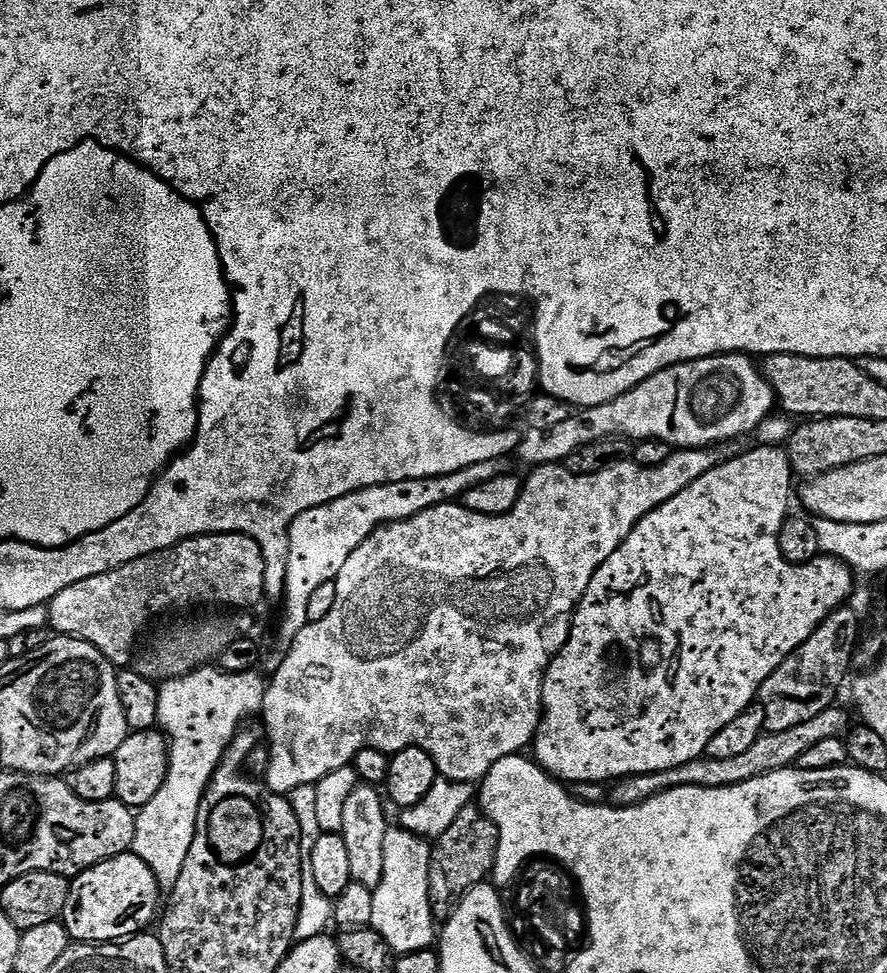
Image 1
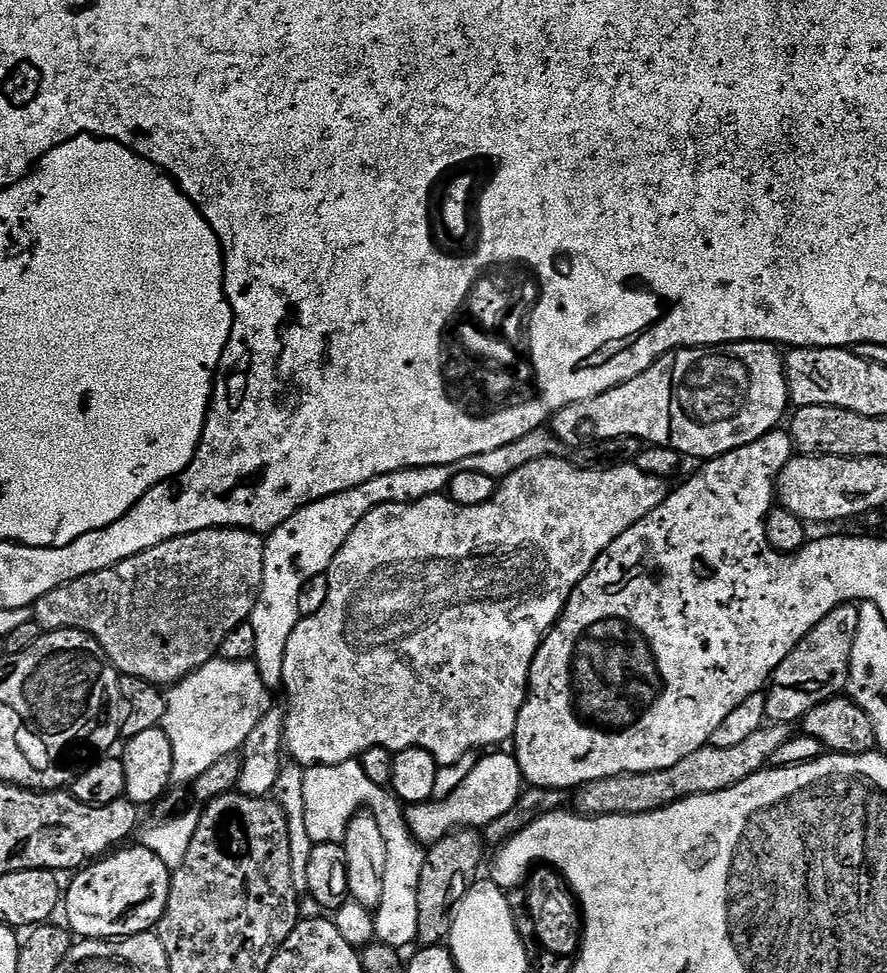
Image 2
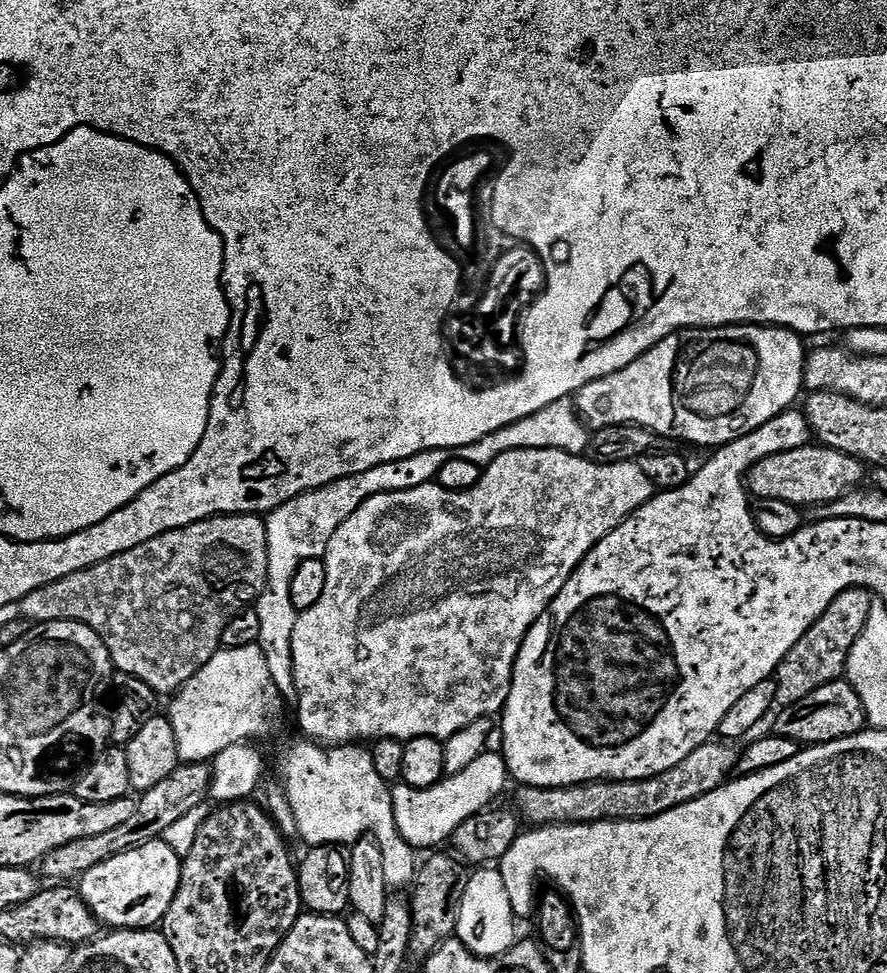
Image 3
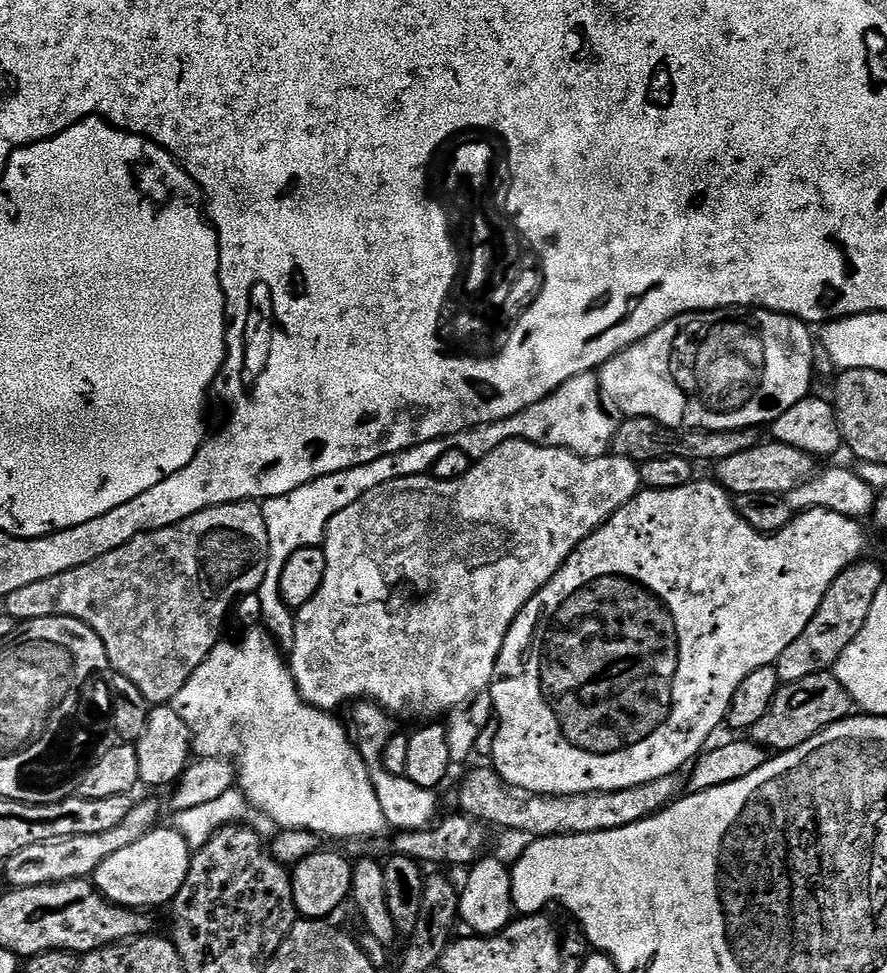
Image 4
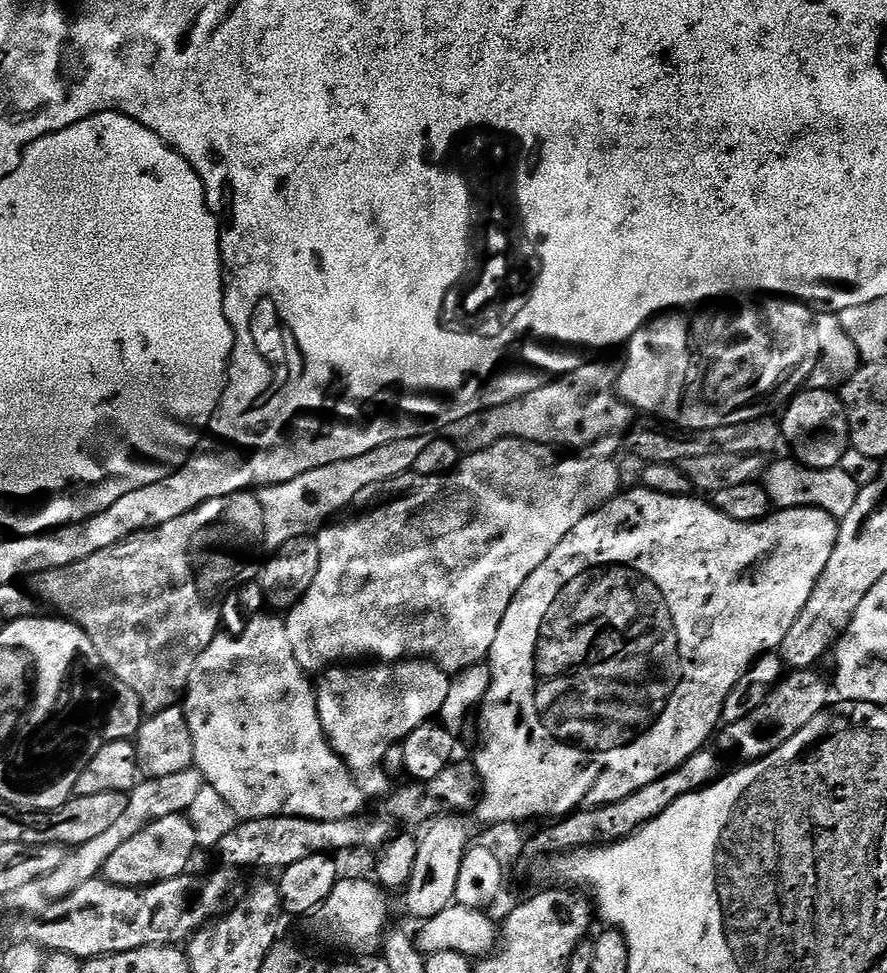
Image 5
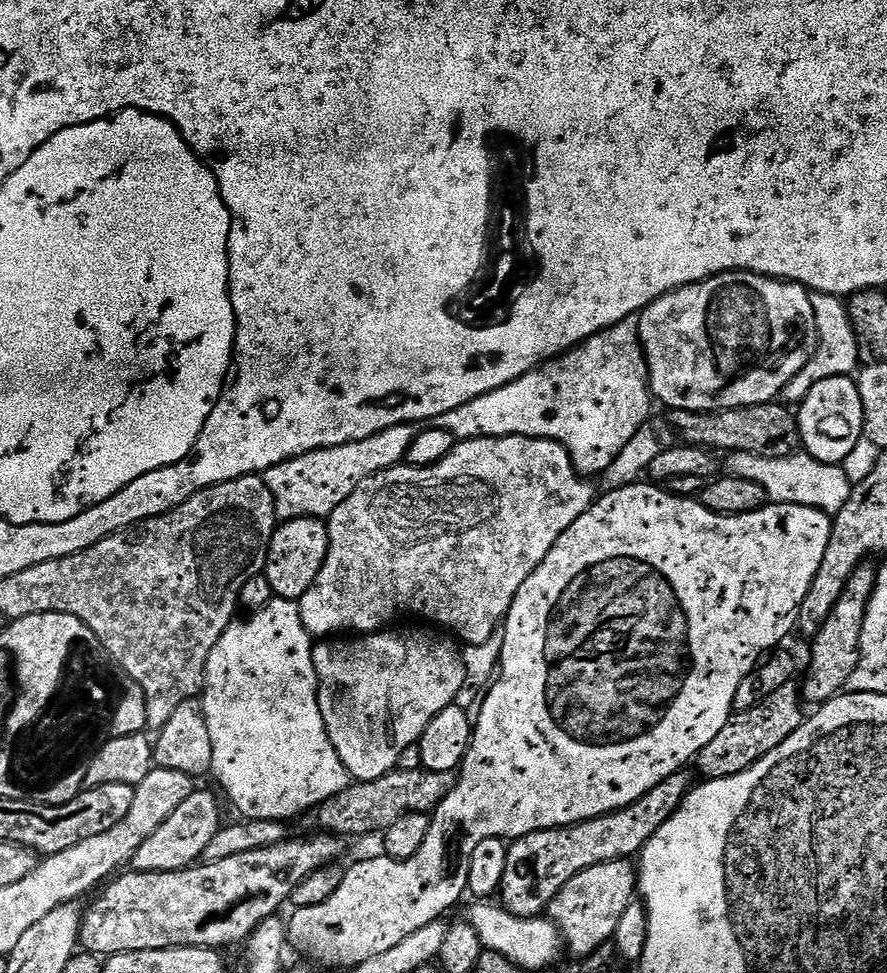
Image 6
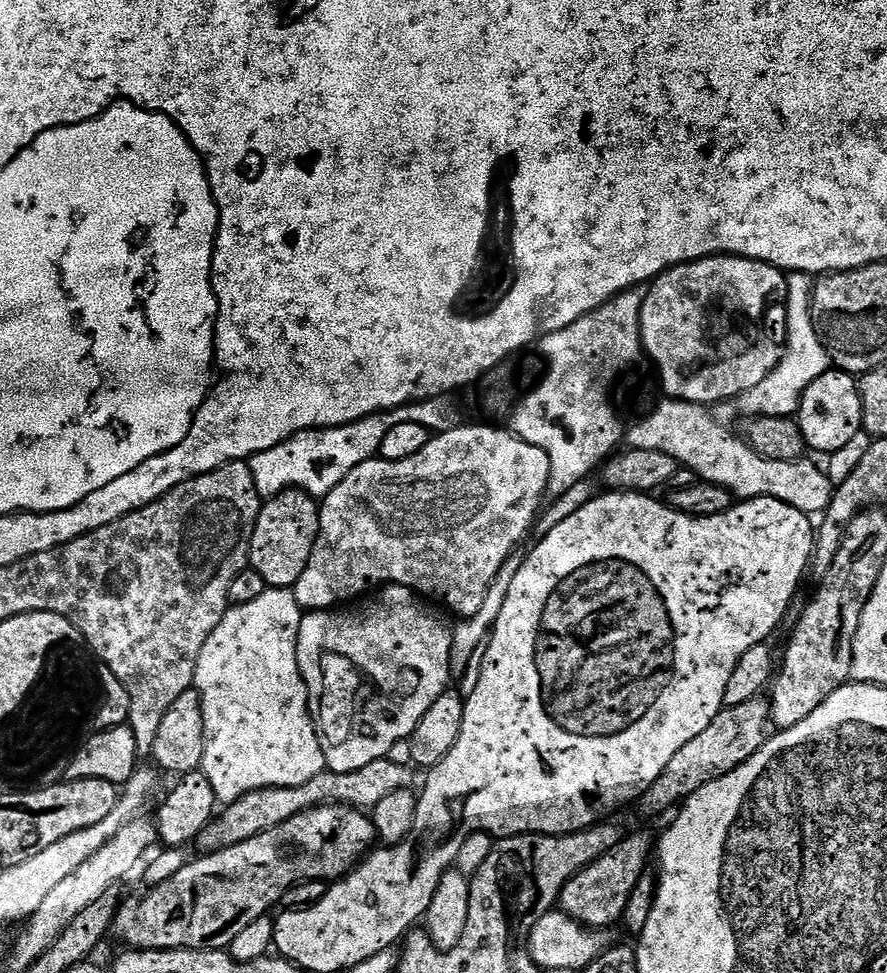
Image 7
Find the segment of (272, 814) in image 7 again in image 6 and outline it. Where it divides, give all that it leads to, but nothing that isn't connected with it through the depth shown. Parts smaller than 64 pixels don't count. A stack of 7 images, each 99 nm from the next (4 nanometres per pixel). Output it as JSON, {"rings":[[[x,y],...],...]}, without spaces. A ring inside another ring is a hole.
{"rings":[[[389,770],[377,780],[353,783],[351,785],[353,788],[348,788],[345,792],[330,797],[329,800],[327,797],[323,801],[324,812],[317,811],[315,813],[317,822],[324,827],[321,829],[325,833],[343,838],[342,836],[368,836],[372,831],[375,833],[395,821],[398,818],[397,813],[384,812],[384,807],[404,807],[404,810],[408,810],[411,809],[408,808],[411,804],[416,804],[417,810],[415,809],[415,811],[417,813],[431,813],[445,794],[445,777],[435,772],[415,771],[395,772],[395,770]]]}

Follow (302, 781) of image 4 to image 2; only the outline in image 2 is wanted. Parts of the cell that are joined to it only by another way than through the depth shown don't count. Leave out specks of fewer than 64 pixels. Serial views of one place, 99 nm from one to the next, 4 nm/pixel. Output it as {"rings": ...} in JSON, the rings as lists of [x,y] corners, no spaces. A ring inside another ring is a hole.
{"rings":[[[213,658],[167,689],[162,729],[168,736],[173,750],[171,774],[173,781],[188,780],[187,782],[195,782],[203,772],[210,770],[210,766],[214,766],[214,762],[218,762],[223,756],[231,752],[240,752],[247,736],[264,720],[262,718],[264,711],[268,708],[270,690],[262,682],[255,663],[251,659],[220,659]],[[359,759],[347,760],[341,764],[318,764],[309,767],[304,773],[302,798],[305,806],[306,830],[312,839],[313,845],[343,841],[348,823],[354,819],[361,810],[367,810],[378,822],[382,830],[382,837],[386,844],[386,864],[383,872],[382,898],[379,900],[374,912],[375,939],[397,950],[417,941],[420,931],[420,875],[424,869],[425,845],[419,843],[408,829],[405,809],[401,801],[392,795],[387,787],[379,788],[368,777],[366,769],[360,765]]]}

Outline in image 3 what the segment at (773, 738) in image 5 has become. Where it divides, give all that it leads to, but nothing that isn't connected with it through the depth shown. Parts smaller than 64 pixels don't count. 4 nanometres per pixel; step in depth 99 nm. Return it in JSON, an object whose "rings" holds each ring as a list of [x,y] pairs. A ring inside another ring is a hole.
{"rings":[[[844,678],[819,687],[806,698],[802,698],[801,702],[781,707],[777,714],[773,731],[804,746],[824,744],[827,741],[853,736],[856,732],[863,731],[866,724],[861,699],[858,698],[852,684]]]}

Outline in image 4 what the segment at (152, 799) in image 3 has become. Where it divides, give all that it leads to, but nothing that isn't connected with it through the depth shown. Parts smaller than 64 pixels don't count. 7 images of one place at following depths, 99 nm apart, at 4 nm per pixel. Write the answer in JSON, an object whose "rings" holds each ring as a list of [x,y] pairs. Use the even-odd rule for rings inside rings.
{"rings":[[[144,800],[133,803],[130,814],[114,826],[114,830],[106,830],[106,834],[78,834],[66,838],[43,840],[37,844],[18,850],[10,859],[3,861],[4,876],[12,888],[29,888],[30,886],[46,886],[61,884],[67,880],[82,880],[91,877],[106,862],[118,854],[118,850],[130,846],[130,842],[138,842],[147,832],[161,823],[160,804],[156,800]]]}

